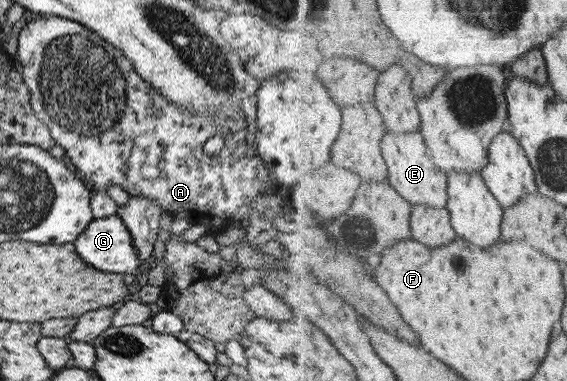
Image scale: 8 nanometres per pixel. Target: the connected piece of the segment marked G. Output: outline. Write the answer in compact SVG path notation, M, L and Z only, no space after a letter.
M117 215L109 217L93 218L90 223L83 229L73 243L77 255L91 267L107 273L120 273L129 275L137 271L139 261L135 250L132 246L130 233L122 223L122 219Z

